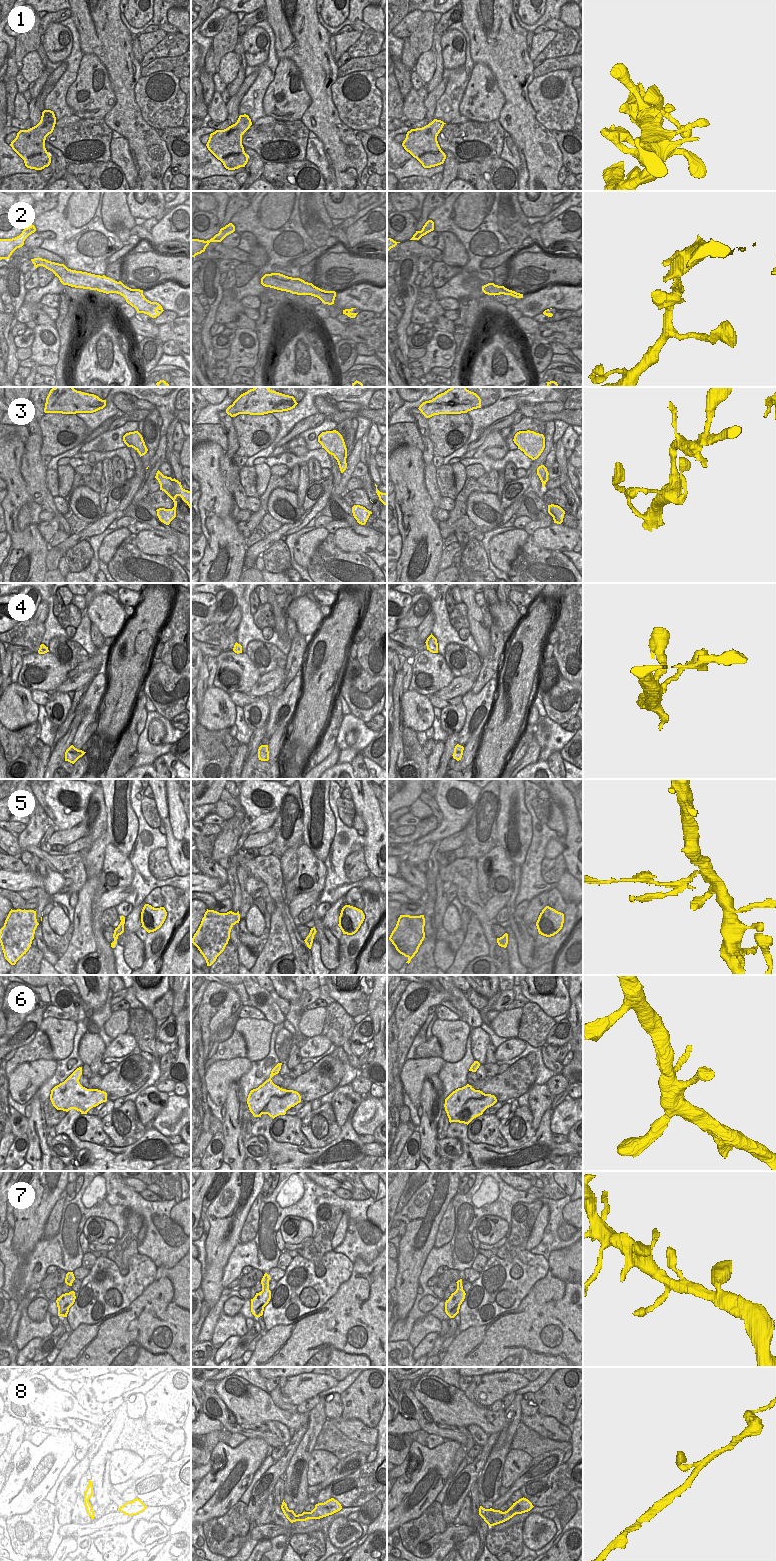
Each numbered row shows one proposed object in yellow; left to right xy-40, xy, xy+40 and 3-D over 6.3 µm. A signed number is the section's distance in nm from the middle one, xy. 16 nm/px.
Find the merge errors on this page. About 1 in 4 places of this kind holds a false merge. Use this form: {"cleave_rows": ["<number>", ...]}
{"cleave_rows": ["5"]}

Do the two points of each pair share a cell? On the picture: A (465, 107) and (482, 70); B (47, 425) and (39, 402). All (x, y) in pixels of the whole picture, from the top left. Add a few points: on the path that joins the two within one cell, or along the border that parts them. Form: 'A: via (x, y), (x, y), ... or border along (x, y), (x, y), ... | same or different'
A: via (469, 98), (482, 83), (482, 79) | same
B: border along (45, 413), (38, 421) | different

